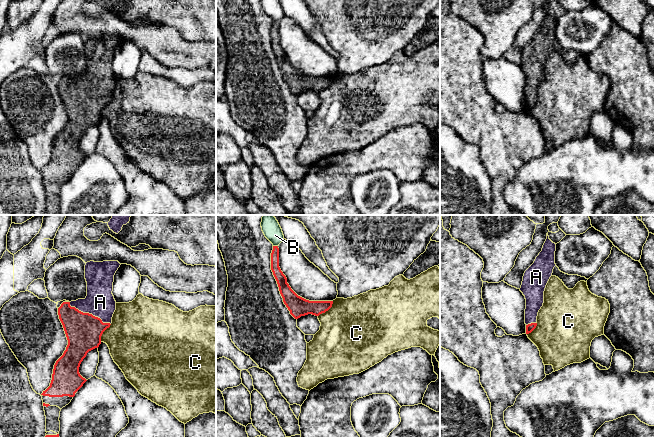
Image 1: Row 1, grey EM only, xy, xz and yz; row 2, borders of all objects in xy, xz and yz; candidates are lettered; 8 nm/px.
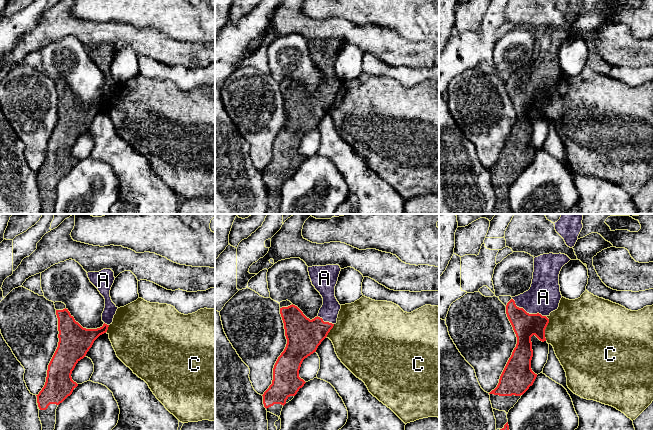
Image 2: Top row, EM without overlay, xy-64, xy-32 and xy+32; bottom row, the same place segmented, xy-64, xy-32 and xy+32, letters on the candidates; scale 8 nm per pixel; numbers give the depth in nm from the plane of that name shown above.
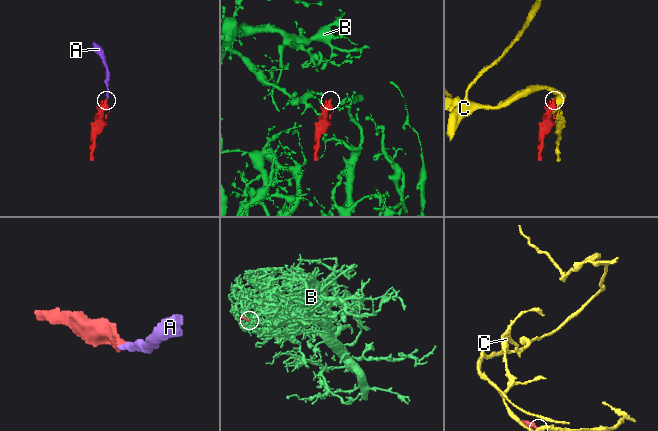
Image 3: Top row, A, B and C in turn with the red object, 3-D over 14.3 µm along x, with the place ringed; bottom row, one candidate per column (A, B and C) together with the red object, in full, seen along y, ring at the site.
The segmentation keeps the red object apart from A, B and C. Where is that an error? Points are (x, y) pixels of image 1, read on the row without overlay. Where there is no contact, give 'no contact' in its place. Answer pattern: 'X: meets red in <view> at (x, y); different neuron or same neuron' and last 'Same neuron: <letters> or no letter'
A: meets red in xy at (88, 89); same neuron
B: meets red in xz at (275, 22); different neuron
C: meets red in xz at (327, 86); different neuron
Same neuron: A

